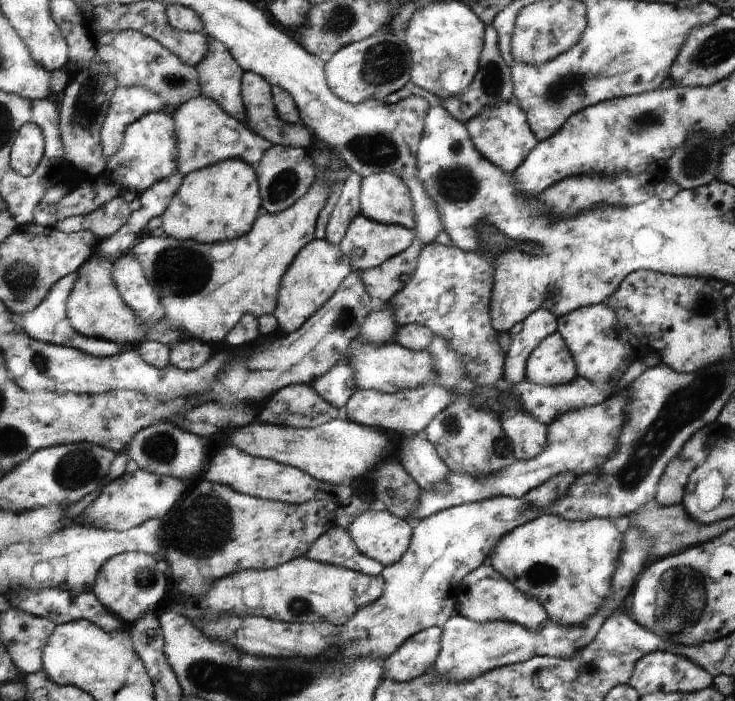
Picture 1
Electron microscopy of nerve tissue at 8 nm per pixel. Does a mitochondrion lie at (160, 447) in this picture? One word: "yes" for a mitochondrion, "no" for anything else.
yes

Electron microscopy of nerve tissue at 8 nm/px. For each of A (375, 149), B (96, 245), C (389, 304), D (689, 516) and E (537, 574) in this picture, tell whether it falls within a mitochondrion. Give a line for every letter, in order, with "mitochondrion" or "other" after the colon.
A: mitochondrion
B: other
C: other
D: other
E: mitochondrion

